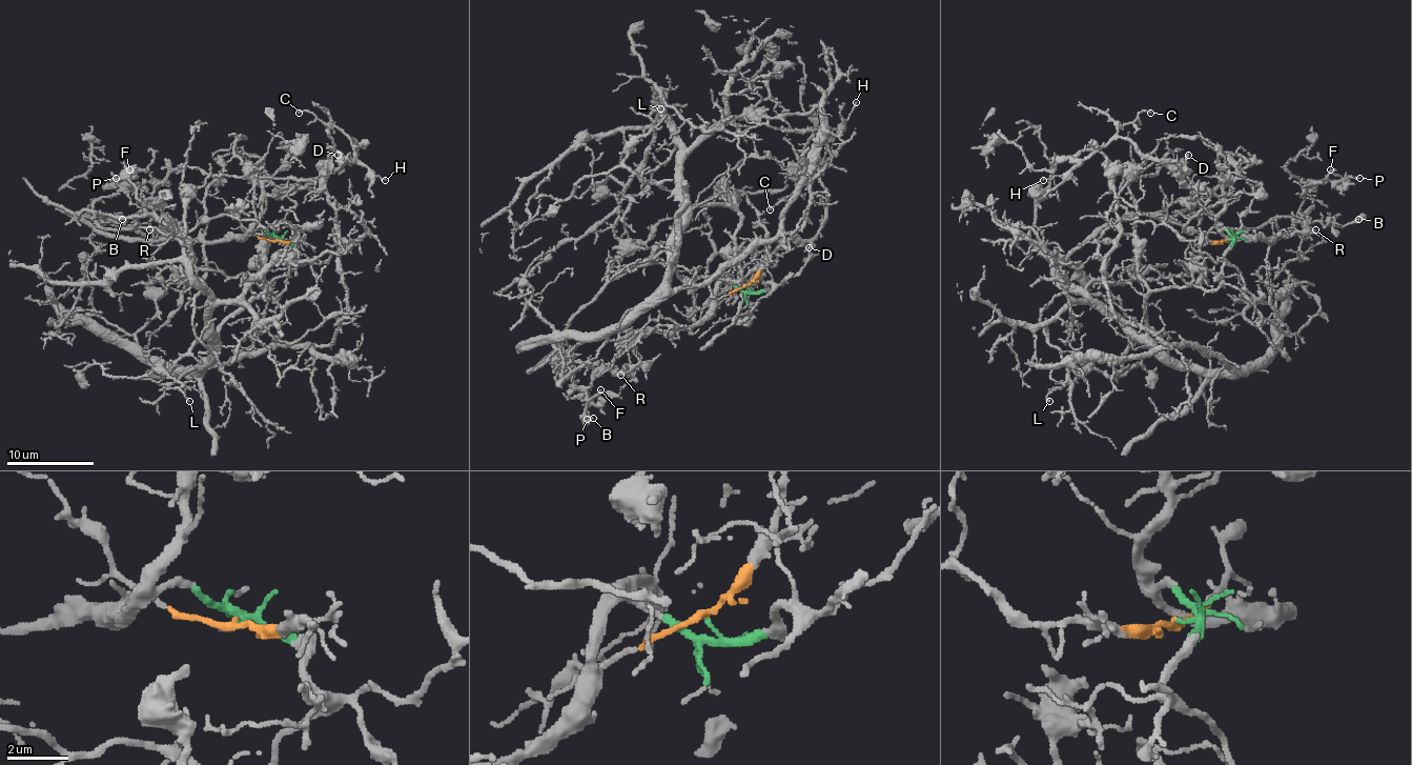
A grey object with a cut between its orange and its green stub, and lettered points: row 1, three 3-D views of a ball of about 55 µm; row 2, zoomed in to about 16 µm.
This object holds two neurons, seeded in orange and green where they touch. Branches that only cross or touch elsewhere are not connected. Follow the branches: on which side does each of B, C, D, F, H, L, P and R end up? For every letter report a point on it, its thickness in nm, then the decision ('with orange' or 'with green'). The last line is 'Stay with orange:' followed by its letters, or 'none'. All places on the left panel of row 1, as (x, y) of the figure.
B: at (122, 219); 240 nm thick; with green
C: at (299, 113); 100 nm thick; with green
D: at (338, 155); 120 nm thick; with green
F: at (129, 169); 110 nm thick; with green
H: at (385, 180); 100 nm thick; with green
L: at (189, 401); 90 nm thick; with orange
P: at (116, 178); 80 nm thick; with green
R: at (149, 229); 110 nm thick; with green
Stay with orange: L

